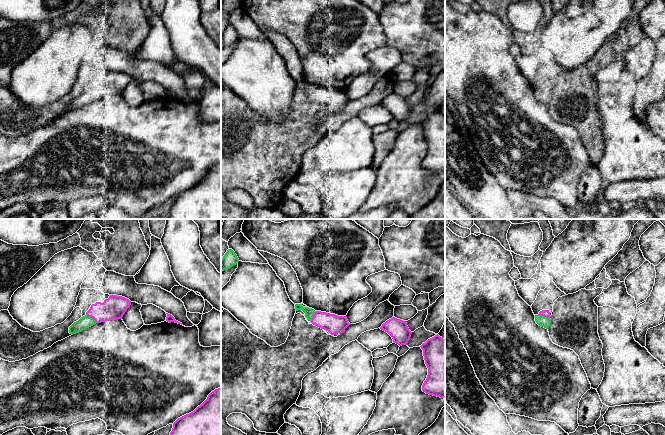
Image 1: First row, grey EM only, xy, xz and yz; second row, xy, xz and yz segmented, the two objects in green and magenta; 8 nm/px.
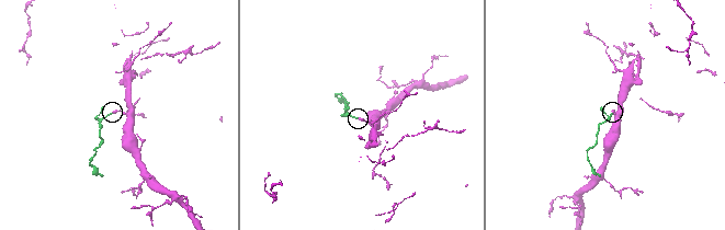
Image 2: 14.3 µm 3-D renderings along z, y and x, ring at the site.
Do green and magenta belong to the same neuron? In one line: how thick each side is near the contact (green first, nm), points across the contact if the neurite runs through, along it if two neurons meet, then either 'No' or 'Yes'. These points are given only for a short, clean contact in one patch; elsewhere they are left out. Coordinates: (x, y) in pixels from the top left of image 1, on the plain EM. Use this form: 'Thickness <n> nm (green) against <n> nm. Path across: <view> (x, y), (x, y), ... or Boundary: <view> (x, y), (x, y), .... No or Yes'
Thickness 100 nm (green) against 190 nm. Path across: xy (84, 98), (91, 94), (98, 88), (113, 84). Yes

